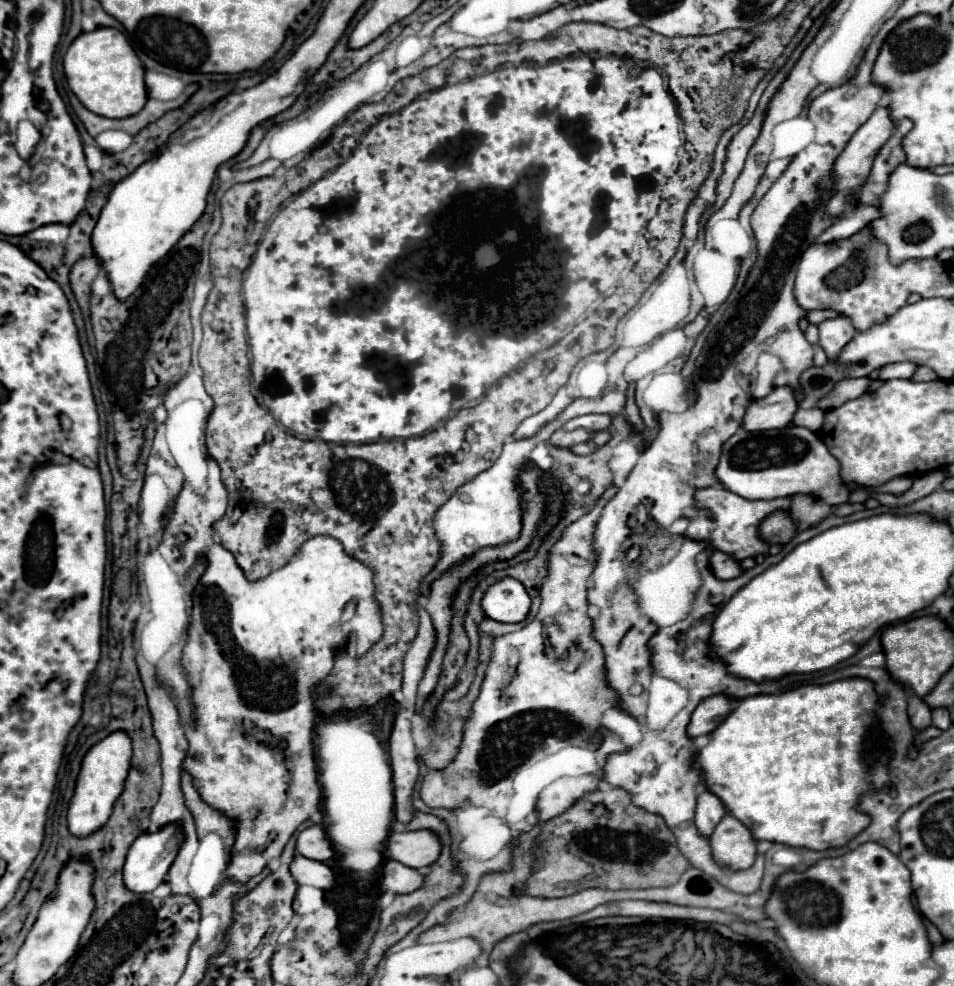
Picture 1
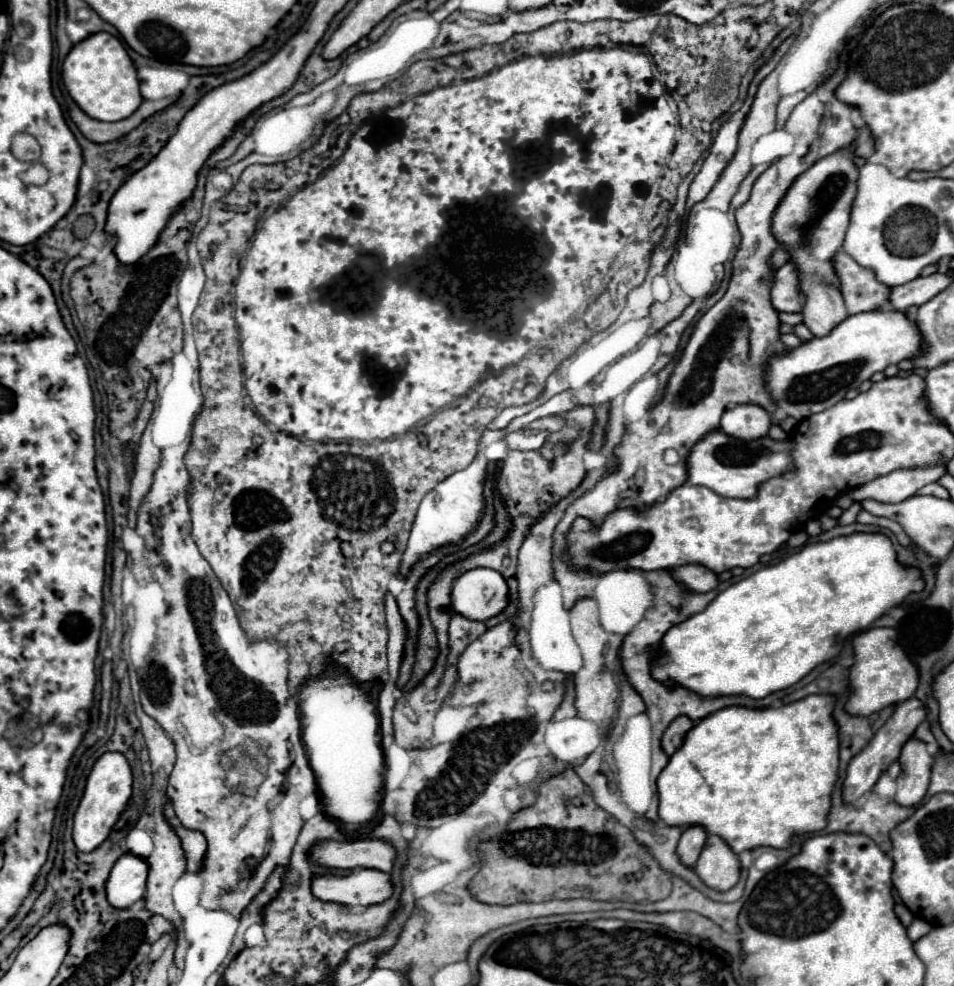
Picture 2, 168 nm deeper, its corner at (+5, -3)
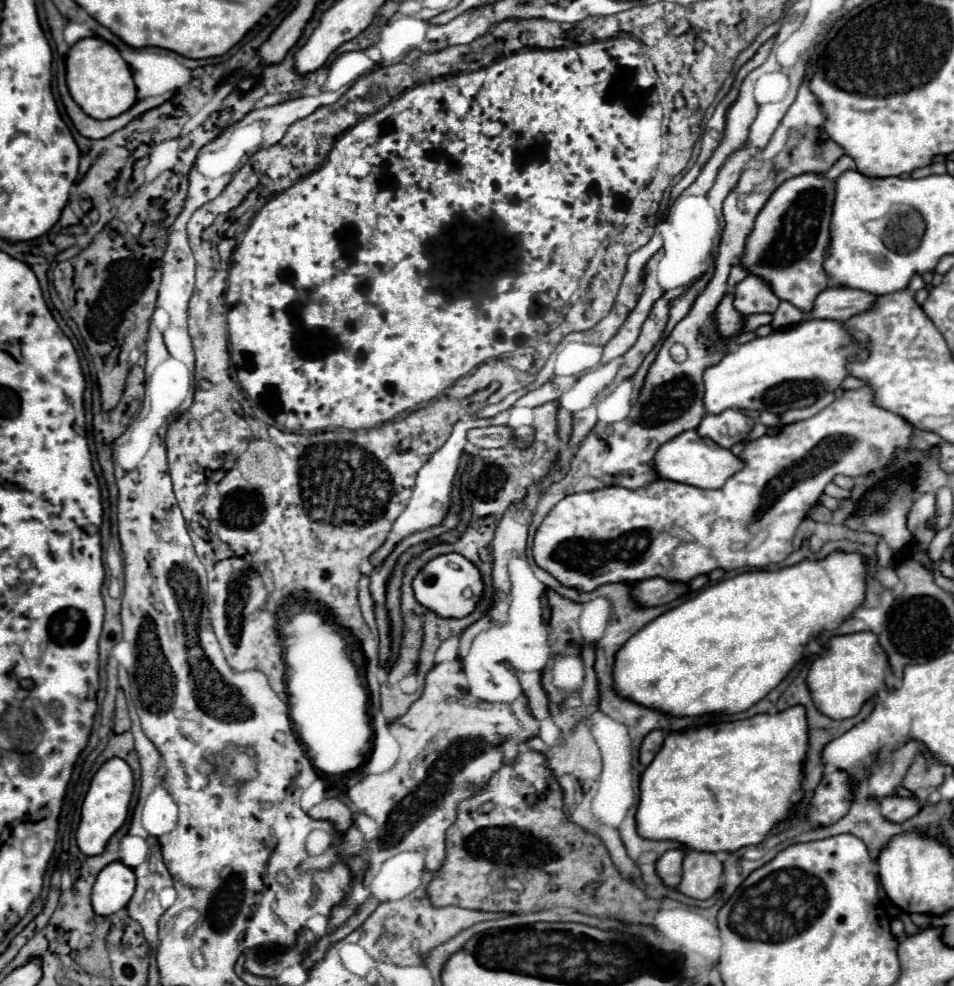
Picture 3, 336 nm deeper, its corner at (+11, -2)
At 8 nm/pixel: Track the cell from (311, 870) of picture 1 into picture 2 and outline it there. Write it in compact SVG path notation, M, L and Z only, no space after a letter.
M357 870L349 876L315 878L315 896L325 902L339 902L345 906L371 906L385 902L391 892L389 874L379 870Z

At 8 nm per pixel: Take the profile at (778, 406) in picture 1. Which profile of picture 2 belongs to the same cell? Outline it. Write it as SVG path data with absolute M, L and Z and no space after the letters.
M743 404L725 410L719 422L719 432L739 440L757 440L769 432L769 426L771 418L763 408L753 404Z

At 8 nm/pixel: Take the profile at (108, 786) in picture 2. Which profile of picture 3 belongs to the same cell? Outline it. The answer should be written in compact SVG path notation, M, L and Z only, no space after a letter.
M113 757L107 763L103 763L101 769L93 775L85 801L81 805L81 821L77 827L77 845L83 855L99 855L105 849L109 837L127 819L131 793L133 793L133 773L129 765L119 757Z

